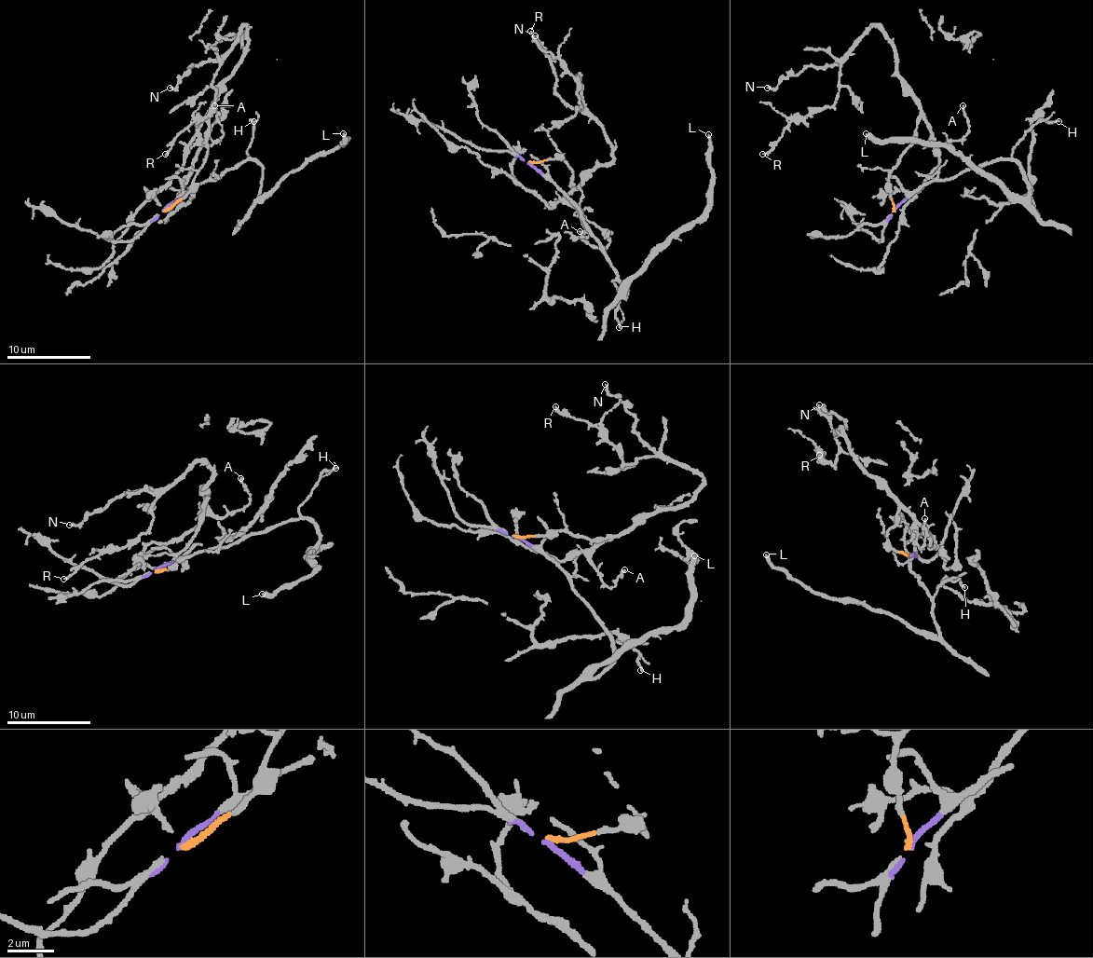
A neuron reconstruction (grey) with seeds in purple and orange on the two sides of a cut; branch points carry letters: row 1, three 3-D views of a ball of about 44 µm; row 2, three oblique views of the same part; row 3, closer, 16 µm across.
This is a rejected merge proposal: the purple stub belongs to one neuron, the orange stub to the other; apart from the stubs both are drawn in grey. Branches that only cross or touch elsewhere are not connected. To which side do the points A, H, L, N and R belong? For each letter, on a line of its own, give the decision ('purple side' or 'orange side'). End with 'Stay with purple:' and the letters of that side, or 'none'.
A: orange side
H: purple side
L: purple side
N: orange side
R: orange side
Stay with purple: H, L

